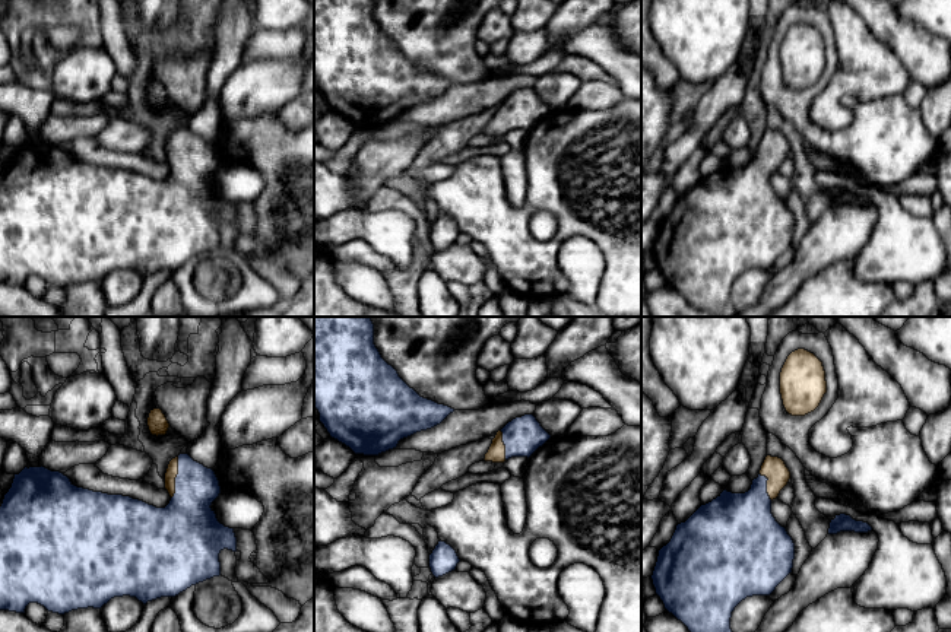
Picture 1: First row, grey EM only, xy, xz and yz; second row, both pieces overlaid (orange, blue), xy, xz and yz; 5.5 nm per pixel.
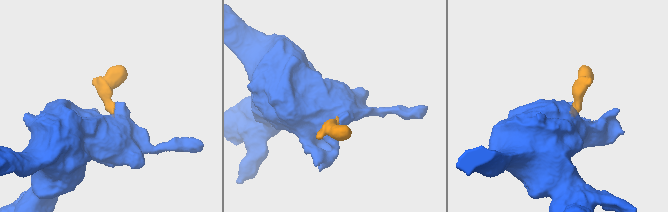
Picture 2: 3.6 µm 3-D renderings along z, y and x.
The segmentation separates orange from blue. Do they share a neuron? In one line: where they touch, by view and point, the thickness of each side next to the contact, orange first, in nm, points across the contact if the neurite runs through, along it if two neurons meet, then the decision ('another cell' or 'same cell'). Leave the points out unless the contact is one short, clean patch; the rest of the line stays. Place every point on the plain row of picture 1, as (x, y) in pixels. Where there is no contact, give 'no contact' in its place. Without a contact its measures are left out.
contact xy (176, 149); calibres 70 and 280 nm; way xy (171, 146), (176, 149), (187, 161), (187, 193); same cell

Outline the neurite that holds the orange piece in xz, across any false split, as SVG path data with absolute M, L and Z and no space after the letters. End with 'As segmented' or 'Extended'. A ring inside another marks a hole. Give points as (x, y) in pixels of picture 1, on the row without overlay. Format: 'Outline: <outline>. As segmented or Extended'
Outline: M524 88L508 95L497 105L485 127L485 134L504 136L511 130L530 130L551 108L533 88Z. Extended

